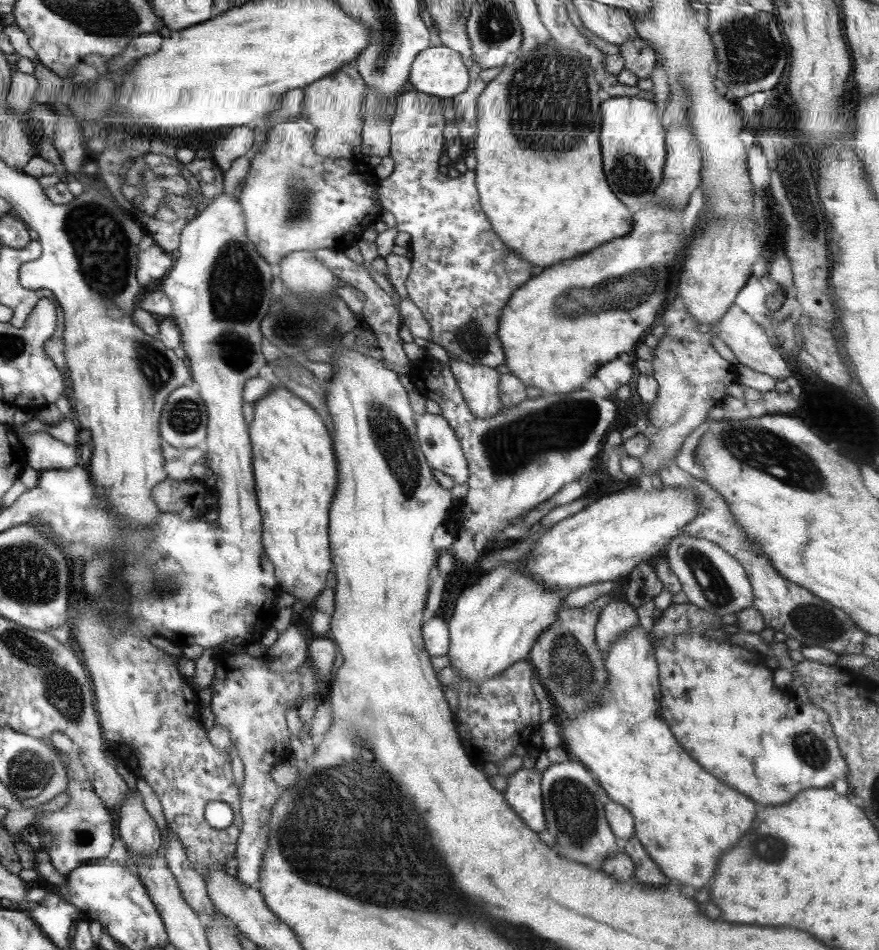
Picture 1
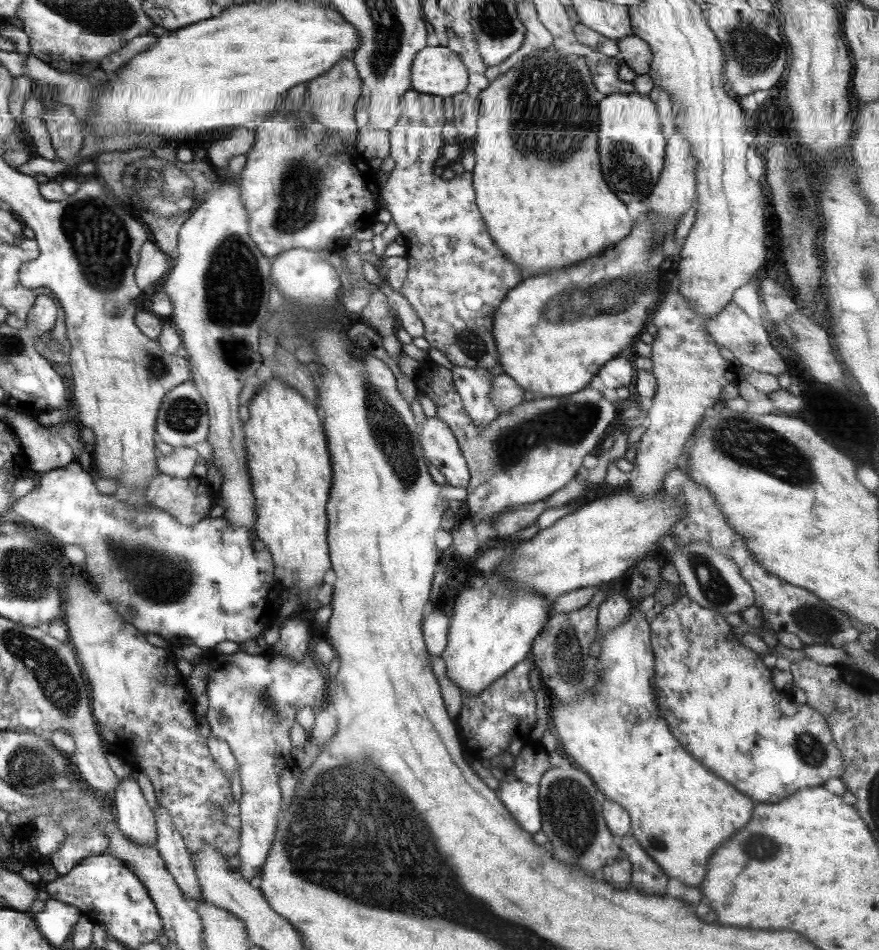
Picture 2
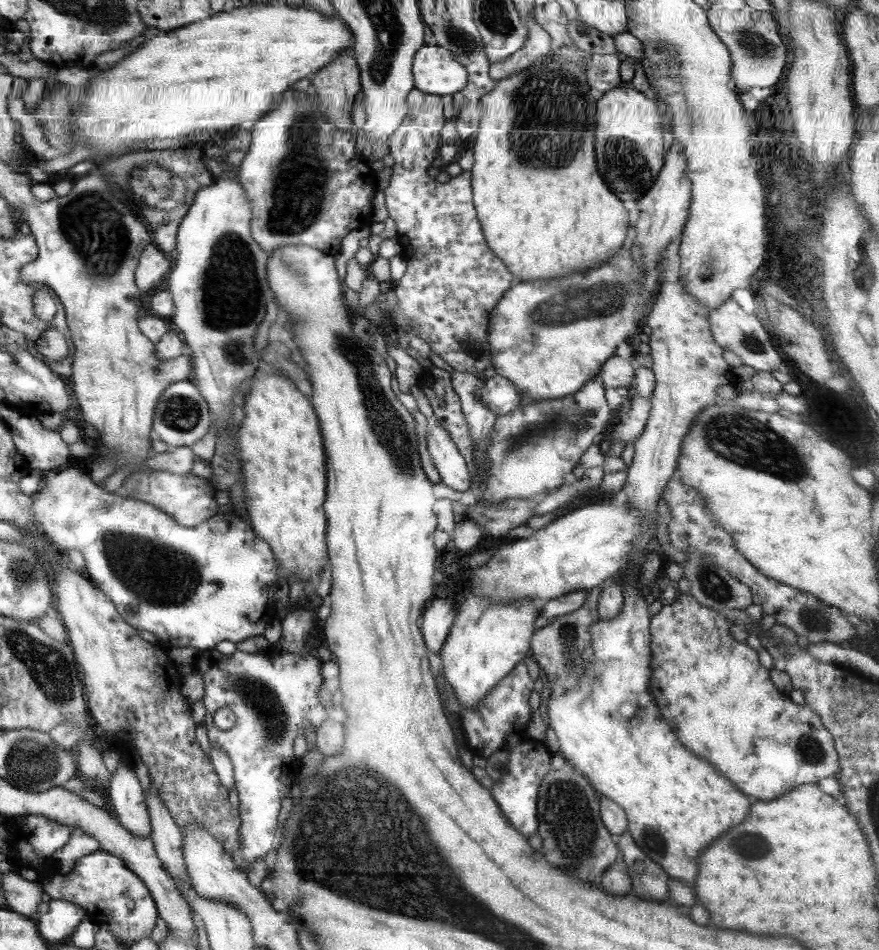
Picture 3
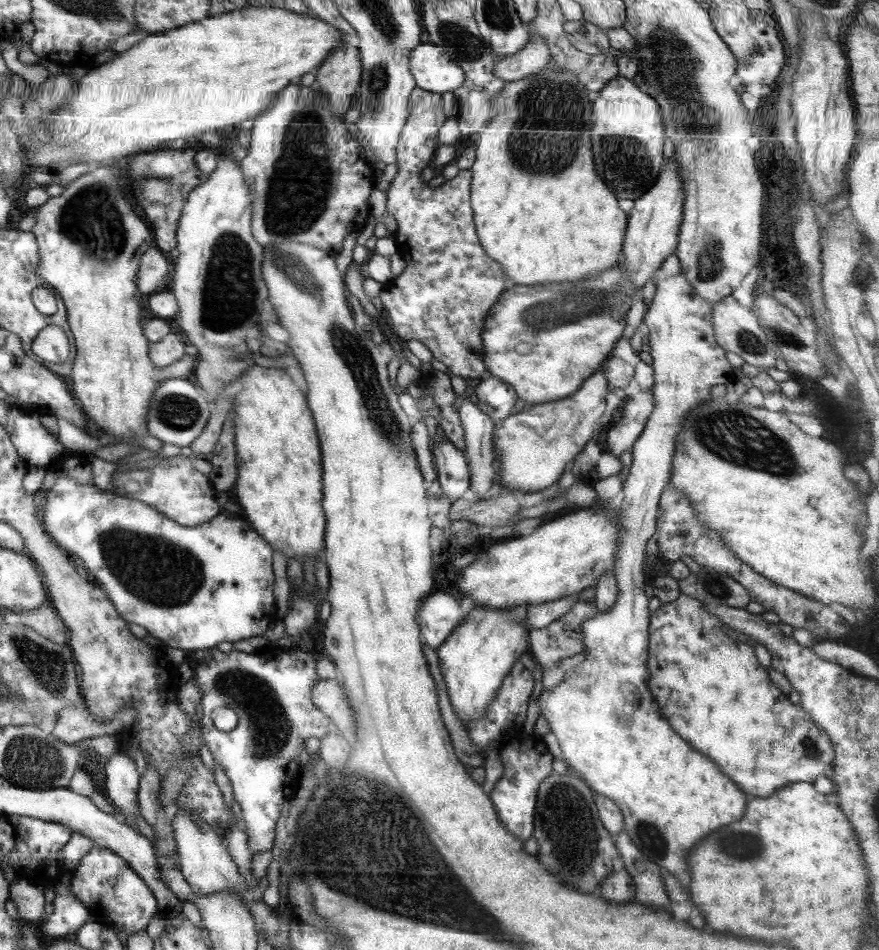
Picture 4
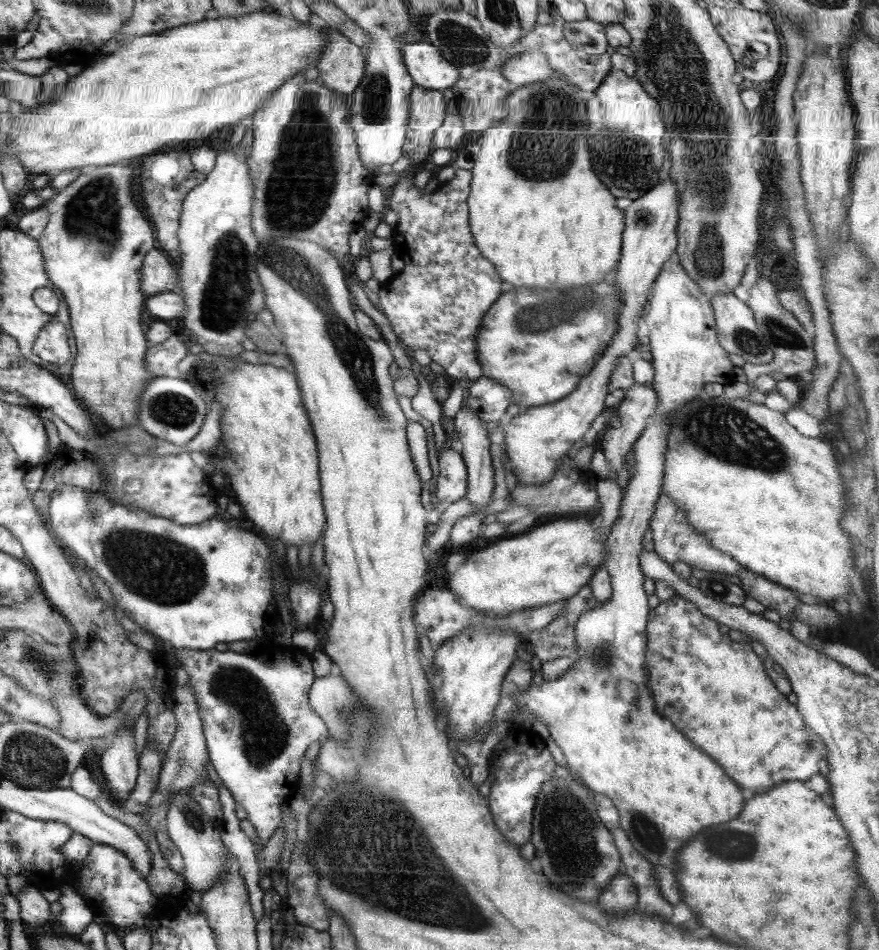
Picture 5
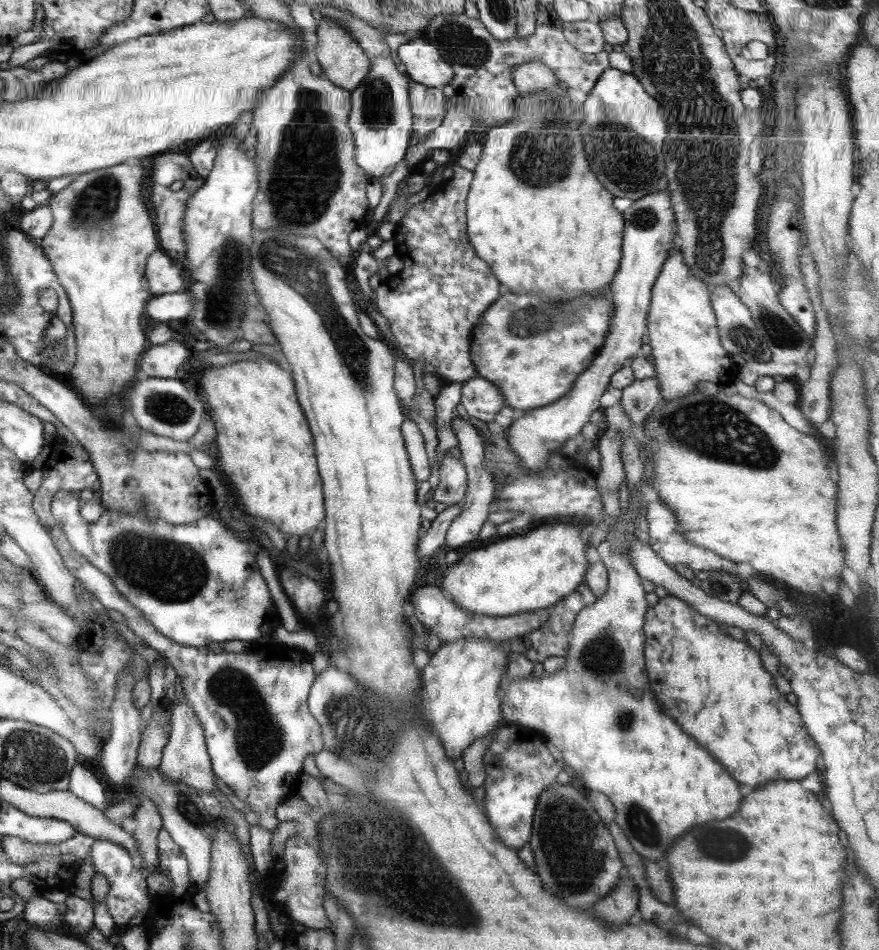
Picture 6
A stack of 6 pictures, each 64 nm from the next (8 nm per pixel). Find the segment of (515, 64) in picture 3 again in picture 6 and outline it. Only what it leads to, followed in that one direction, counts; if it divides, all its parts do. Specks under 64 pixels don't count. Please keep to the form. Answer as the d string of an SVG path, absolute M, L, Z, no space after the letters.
M541 60L523 62L514 69L513 81L520 95L550 90L559 85L557 76Z

